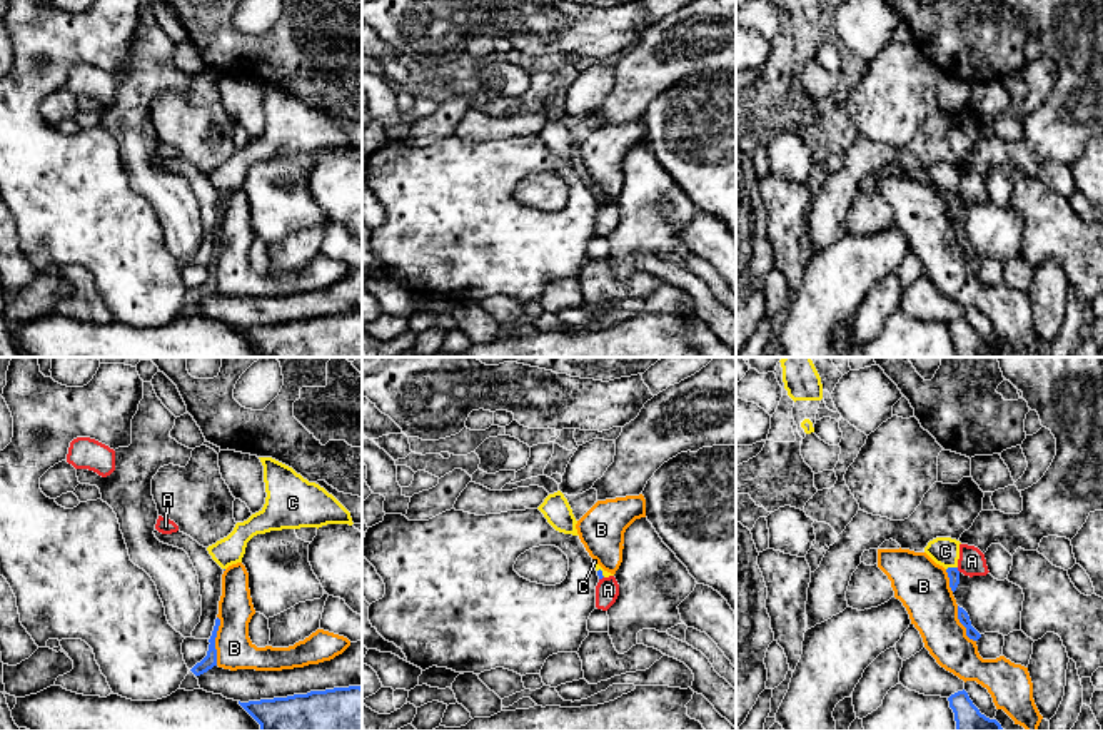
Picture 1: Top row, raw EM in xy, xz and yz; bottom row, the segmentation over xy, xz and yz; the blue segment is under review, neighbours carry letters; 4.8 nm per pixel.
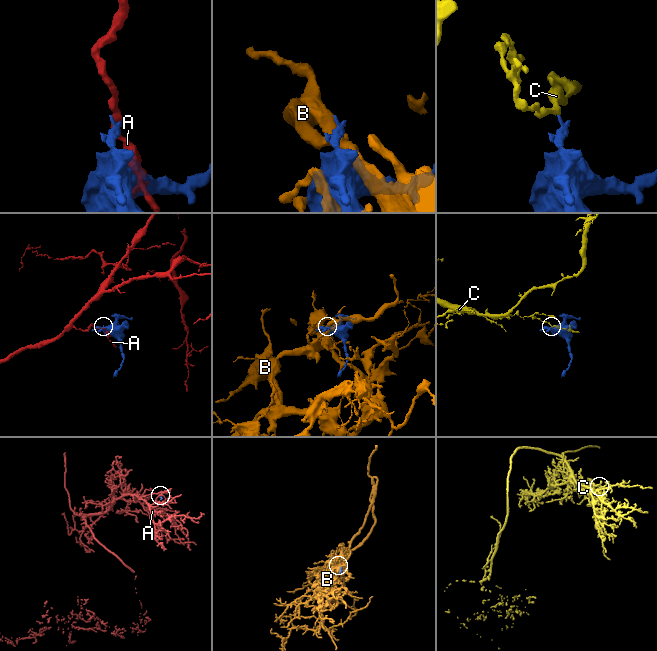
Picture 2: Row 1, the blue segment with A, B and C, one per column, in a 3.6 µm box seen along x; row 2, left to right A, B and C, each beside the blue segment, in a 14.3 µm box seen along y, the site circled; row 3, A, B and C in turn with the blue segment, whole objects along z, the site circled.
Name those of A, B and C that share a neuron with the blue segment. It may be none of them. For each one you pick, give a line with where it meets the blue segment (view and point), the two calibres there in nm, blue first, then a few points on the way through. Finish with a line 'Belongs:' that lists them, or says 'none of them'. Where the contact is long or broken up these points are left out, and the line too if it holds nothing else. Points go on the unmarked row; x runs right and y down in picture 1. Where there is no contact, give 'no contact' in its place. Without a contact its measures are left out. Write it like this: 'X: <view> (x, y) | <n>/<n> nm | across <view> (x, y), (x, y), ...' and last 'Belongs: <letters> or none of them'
Belongs: none of them

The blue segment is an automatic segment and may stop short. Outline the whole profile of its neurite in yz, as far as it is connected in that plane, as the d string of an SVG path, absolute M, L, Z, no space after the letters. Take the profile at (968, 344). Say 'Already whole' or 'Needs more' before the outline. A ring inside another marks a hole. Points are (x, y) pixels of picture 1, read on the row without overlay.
Already whole. M964 315L951 320L948 327L954 339L956 357L1005 357L996 345L980 339Z

